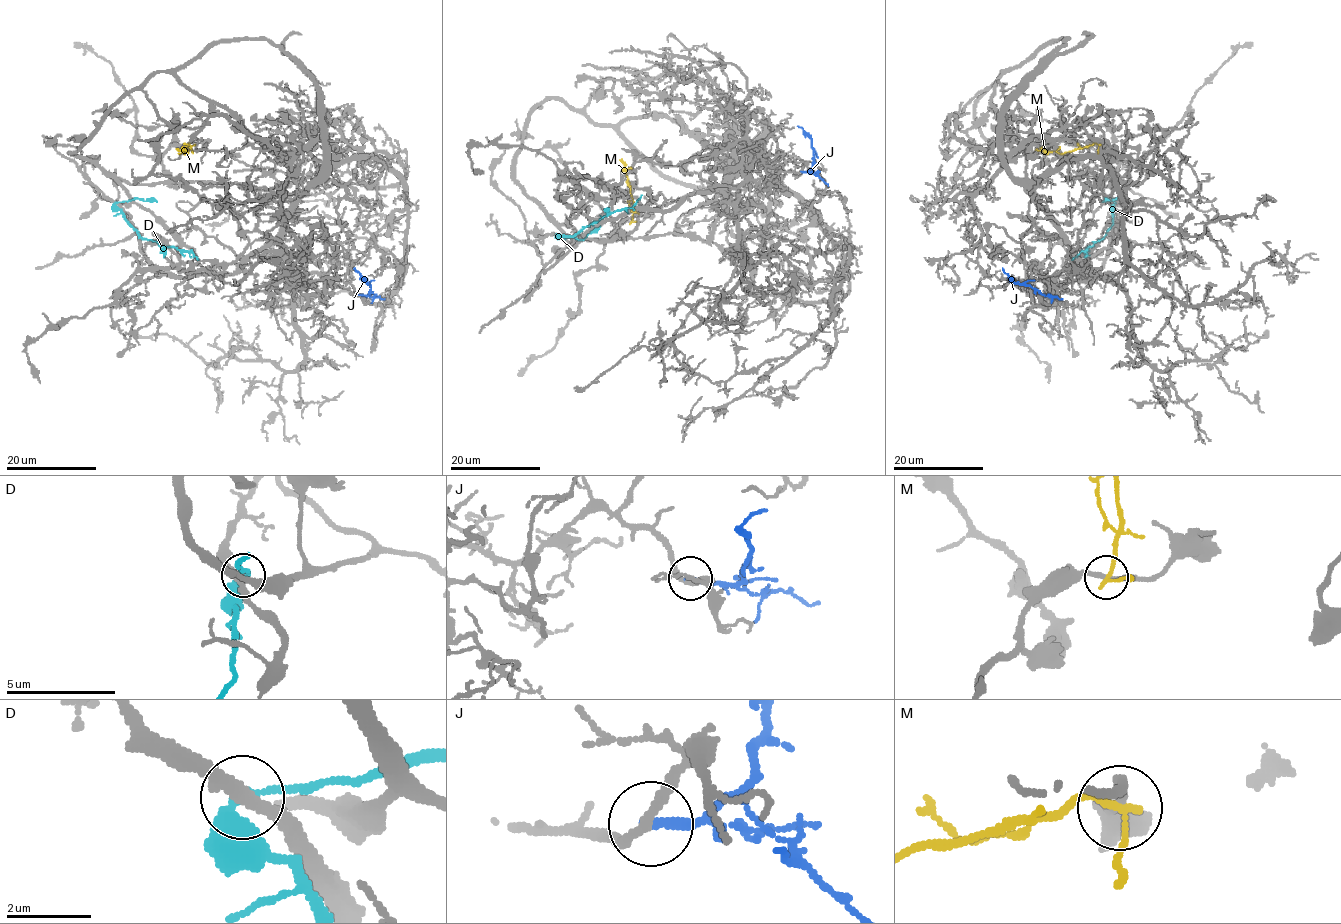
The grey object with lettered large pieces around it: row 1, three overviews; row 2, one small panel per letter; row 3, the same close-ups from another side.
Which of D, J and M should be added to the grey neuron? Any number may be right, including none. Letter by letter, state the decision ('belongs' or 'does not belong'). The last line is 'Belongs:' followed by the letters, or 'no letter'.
D: does not belong
J: does not belong
M: does not belong
Belongs: no letter

